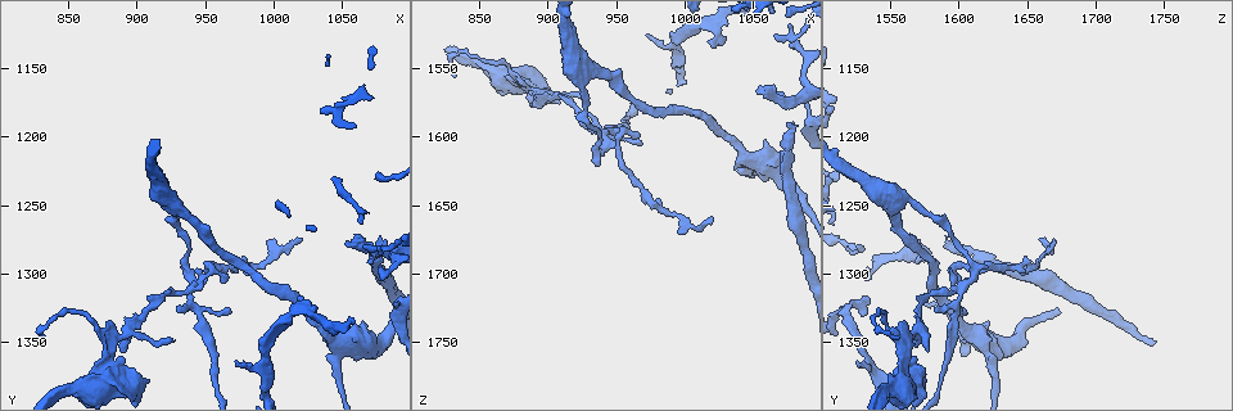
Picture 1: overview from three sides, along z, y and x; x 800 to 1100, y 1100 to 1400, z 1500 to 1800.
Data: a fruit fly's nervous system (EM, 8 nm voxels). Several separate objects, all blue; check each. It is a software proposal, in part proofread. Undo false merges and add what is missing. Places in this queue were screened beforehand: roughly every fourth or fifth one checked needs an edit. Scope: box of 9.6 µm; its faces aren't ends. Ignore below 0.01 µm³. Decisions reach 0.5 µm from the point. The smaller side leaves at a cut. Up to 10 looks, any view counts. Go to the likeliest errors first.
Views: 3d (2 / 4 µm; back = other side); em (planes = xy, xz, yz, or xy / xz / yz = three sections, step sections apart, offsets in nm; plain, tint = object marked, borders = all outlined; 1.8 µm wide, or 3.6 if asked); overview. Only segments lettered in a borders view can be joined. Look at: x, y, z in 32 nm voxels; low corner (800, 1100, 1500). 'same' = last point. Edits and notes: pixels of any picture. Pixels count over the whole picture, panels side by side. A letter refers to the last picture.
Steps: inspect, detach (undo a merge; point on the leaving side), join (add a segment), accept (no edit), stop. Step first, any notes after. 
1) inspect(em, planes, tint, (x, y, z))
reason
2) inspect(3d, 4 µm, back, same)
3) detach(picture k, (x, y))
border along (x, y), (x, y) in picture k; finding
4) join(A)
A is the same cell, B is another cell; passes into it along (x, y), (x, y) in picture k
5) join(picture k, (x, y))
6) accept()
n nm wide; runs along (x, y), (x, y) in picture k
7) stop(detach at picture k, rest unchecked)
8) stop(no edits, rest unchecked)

inspect(3d, 4 µm, (940, 1310, 1600))
sharp bend

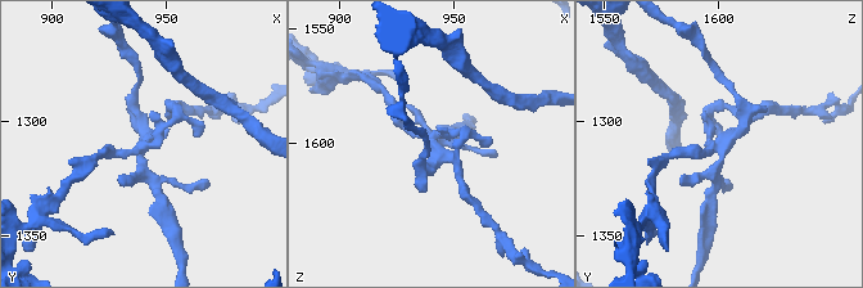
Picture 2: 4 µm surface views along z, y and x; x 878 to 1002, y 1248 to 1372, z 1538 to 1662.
inspect(em, planes, borders, (940, 1312, 1599))

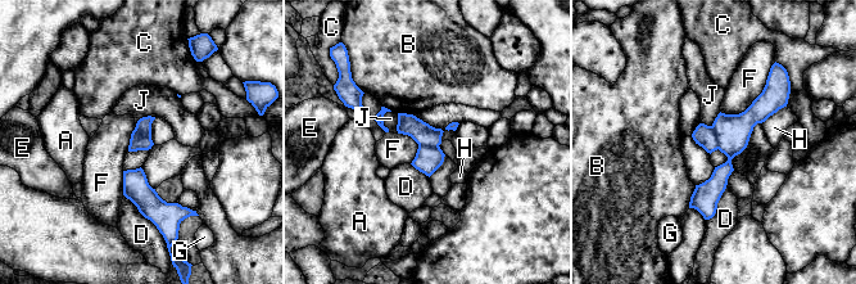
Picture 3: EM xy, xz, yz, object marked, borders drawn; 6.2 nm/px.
detach(picture 3, (703, 135))
A, B, C, D, E, F, G, H and J are other cells; border along (710, 126), (719, 148) in picture 3; a second cell is stuck on

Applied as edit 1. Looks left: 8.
inspect(em, planes, borders, (1022, 1320, 1534))
an open end

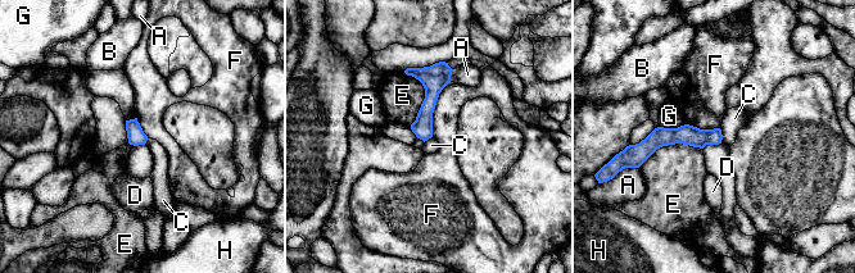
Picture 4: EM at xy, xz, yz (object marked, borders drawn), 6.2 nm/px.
accept()
A, B, C, D, E, F, G and H are other cells; runs along (718, 132), (660, 136), (641, 148) in picture 4; none of them fits

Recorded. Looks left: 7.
inspect(3d, 2 µm, (1080, 1304, 1532))
thin end

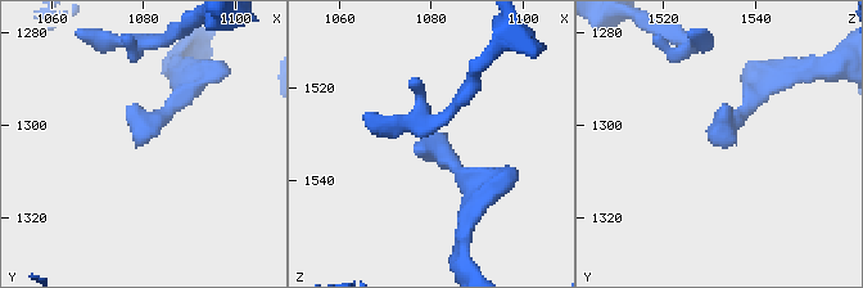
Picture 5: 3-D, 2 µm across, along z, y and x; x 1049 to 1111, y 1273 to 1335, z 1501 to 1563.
inspect(em, planes, tint, (1078, 1304, 1534))

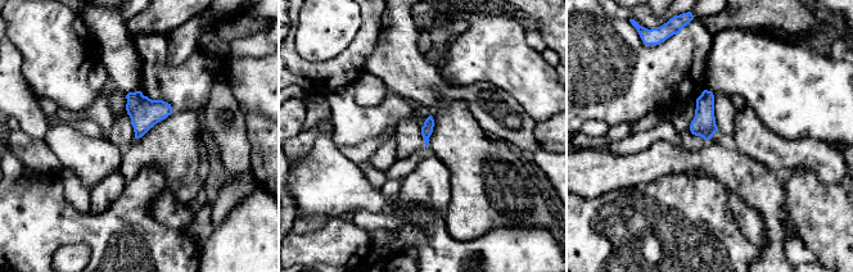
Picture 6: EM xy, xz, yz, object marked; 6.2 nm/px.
inspect(em, planes, borders, same)
see the neighbours

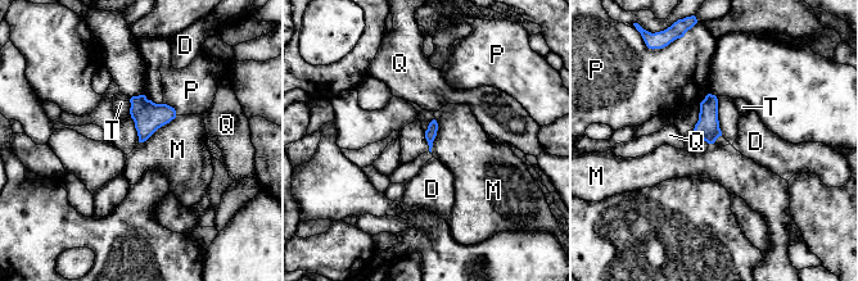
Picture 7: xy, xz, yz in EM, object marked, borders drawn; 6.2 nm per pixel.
accept()
D, M, P, Q and T are other cells; border along (176, 116), (139, 143) in picture 7; none of them fits

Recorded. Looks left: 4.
stop(detach at picture 3, rest unchecked)

